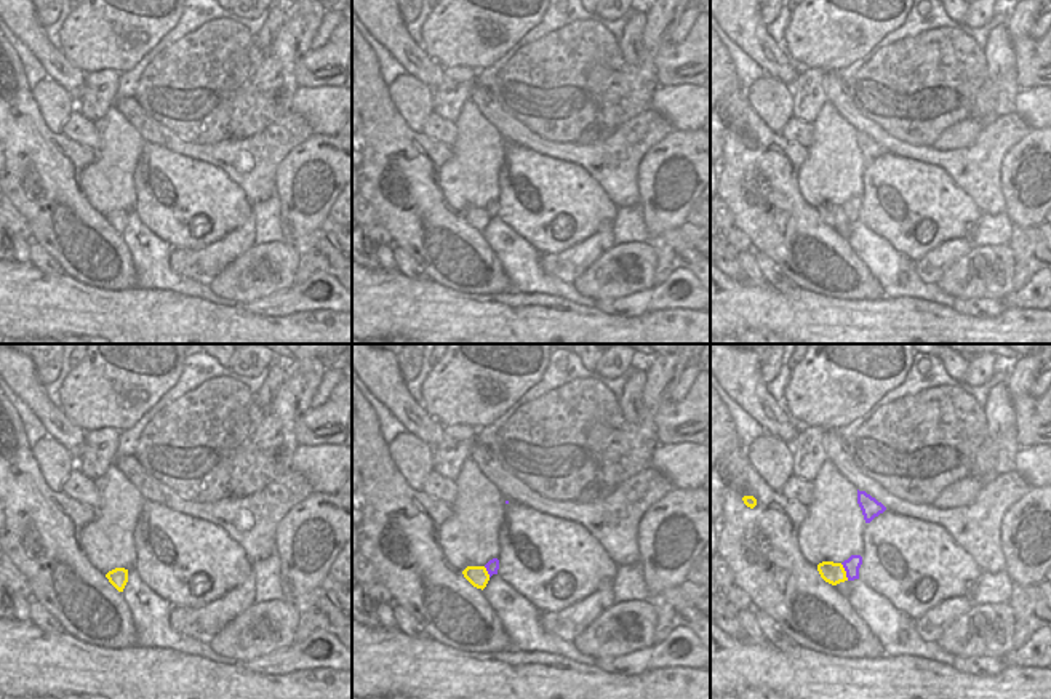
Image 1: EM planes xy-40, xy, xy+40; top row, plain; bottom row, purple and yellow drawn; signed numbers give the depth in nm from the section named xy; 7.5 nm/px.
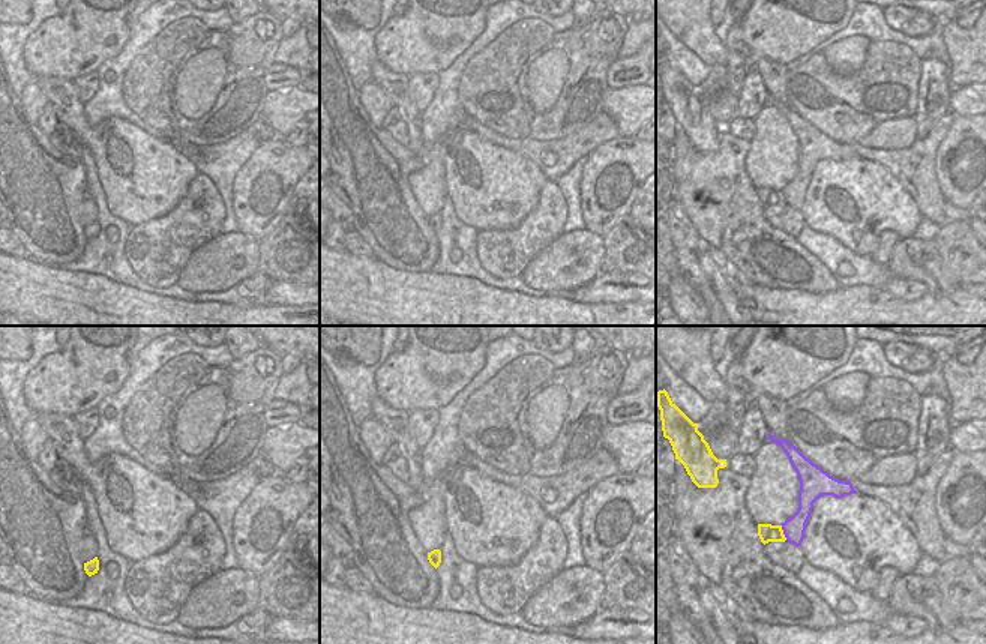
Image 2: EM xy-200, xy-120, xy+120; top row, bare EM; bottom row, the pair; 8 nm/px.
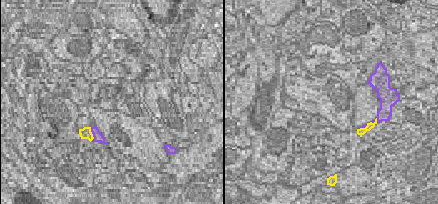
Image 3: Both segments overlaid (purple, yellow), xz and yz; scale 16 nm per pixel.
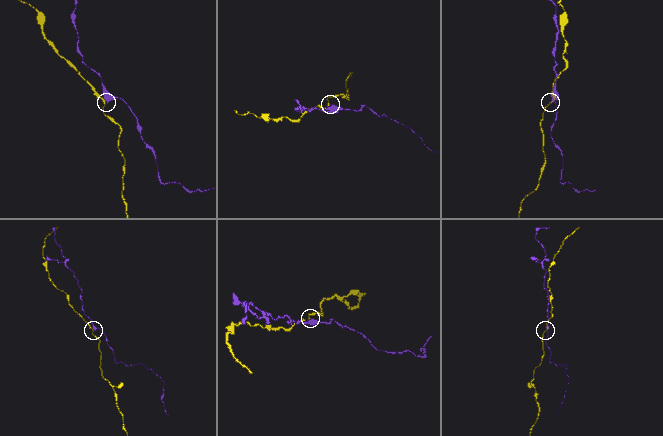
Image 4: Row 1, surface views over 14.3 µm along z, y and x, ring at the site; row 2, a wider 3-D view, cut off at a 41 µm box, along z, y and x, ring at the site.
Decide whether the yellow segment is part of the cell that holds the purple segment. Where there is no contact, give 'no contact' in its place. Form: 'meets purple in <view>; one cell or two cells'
meets purple in xy+40; two cells

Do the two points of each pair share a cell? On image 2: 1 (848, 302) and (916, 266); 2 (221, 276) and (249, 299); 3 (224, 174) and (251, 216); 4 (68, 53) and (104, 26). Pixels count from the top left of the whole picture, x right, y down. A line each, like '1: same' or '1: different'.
1: same
2: different
3: different
4: same

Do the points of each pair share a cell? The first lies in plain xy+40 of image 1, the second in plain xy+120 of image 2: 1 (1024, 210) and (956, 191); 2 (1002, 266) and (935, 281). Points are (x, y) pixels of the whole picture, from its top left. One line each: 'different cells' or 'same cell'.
1: same cell
2: same cell

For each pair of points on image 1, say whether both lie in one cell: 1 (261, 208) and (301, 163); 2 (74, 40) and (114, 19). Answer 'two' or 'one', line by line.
1: two
2: one

